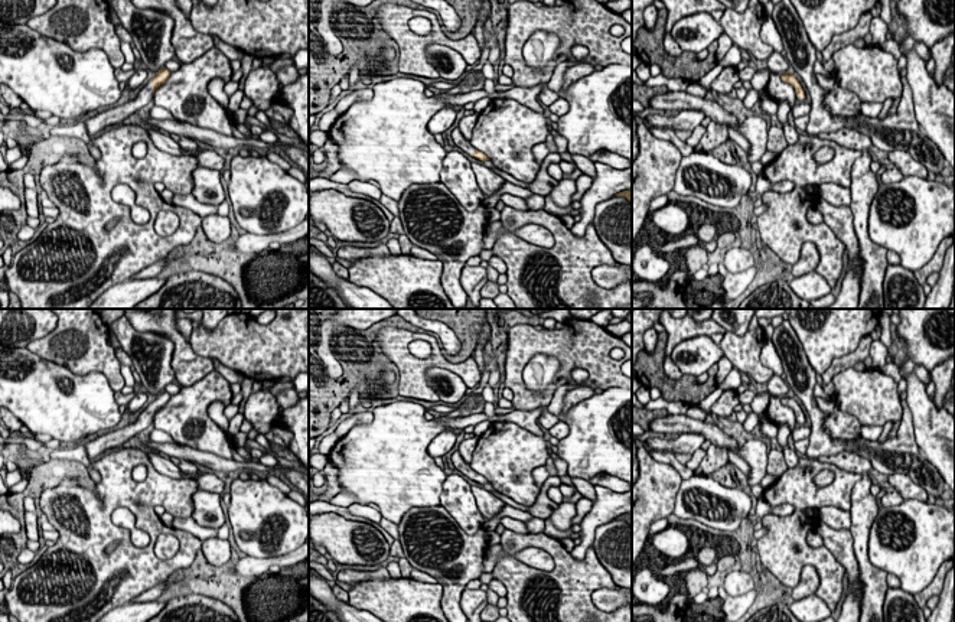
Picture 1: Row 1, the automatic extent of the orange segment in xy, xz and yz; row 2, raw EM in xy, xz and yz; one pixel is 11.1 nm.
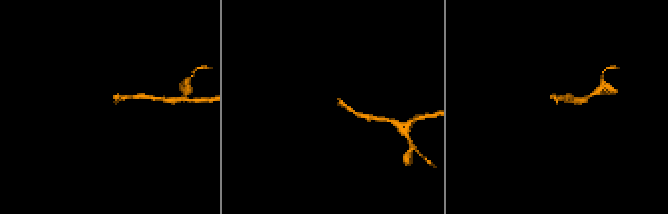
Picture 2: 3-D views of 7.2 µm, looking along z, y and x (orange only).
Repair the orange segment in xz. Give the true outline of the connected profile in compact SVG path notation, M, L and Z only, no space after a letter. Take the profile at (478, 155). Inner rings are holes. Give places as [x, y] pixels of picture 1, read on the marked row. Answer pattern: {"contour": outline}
{"contour": "M459 127L452 131L452 139L456 144L456 149L459 149L460 152L470 154L472 157L482 162L489 160L489 157L483 152L479 152L470 144L470 141L462 134Z"}

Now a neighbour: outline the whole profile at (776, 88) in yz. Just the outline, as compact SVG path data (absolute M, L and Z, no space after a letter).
M776 72L769 74L766 92L772 100L786 101L791 105L791 108L793 108L796 102L795 88L791 84L783 82L780 79L780 75Z

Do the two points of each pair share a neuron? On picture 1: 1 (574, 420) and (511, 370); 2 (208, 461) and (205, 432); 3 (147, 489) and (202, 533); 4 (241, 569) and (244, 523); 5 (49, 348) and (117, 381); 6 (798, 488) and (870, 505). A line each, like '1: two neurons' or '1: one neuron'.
1: two neurons
2: two neurons
3: two neurons
4: two neurons
5: one neuron
6: two neurons

